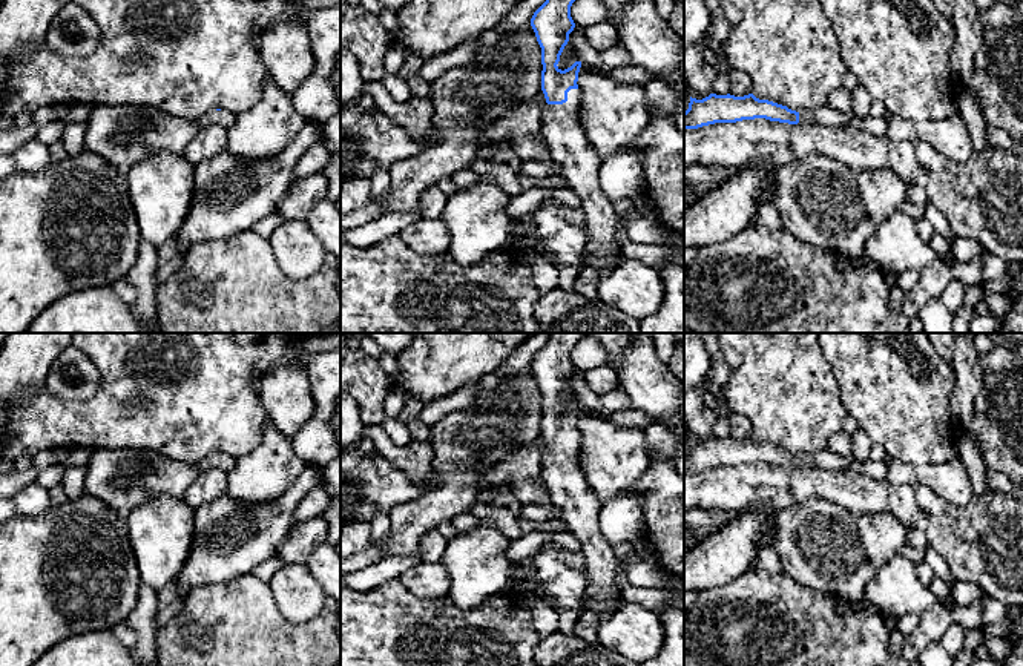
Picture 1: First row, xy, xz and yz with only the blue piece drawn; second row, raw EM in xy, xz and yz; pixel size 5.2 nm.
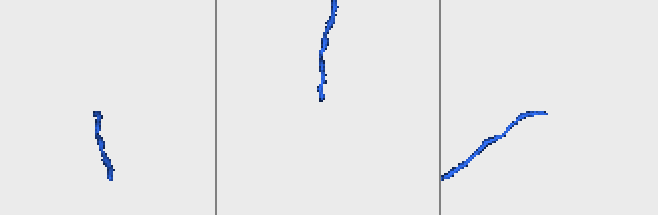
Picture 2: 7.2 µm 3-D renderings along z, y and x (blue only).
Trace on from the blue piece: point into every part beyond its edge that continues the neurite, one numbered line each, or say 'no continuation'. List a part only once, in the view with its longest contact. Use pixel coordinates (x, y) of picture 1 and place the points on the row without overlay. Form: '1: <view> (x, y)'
1: xz (562, 474)

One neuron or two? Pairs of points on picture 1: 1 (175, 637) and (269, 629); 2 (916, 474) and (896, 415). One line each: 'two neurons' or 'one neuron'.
1: one neuron
2: two neurons

